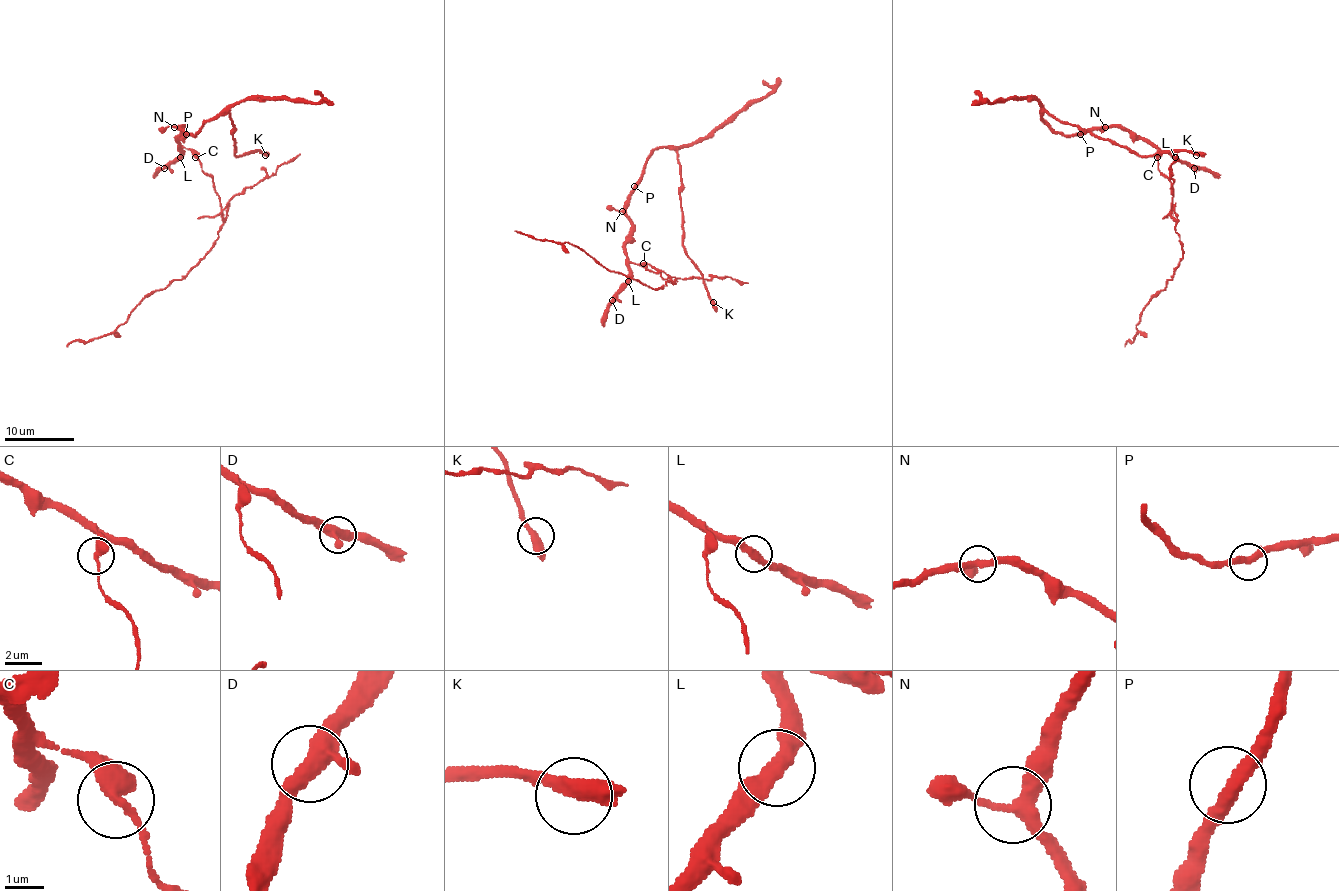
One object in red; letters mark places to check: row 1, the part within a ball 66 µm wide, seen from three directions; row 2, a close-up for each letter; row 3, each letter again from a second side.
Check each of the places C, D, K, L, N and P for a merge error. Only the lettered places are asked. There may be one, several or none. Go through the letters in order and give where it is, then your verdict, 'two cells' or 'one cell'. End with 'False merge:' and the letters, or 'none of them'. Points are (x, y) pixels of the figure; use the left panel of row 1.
C: place (195, 157); two cells
D: place (164, 168); one cell
K: place (265, 155); one cell
L: place (180, 157); one cell
N: place (174, 127); one cell
P: place (186, 134); one cell
False merge: C

